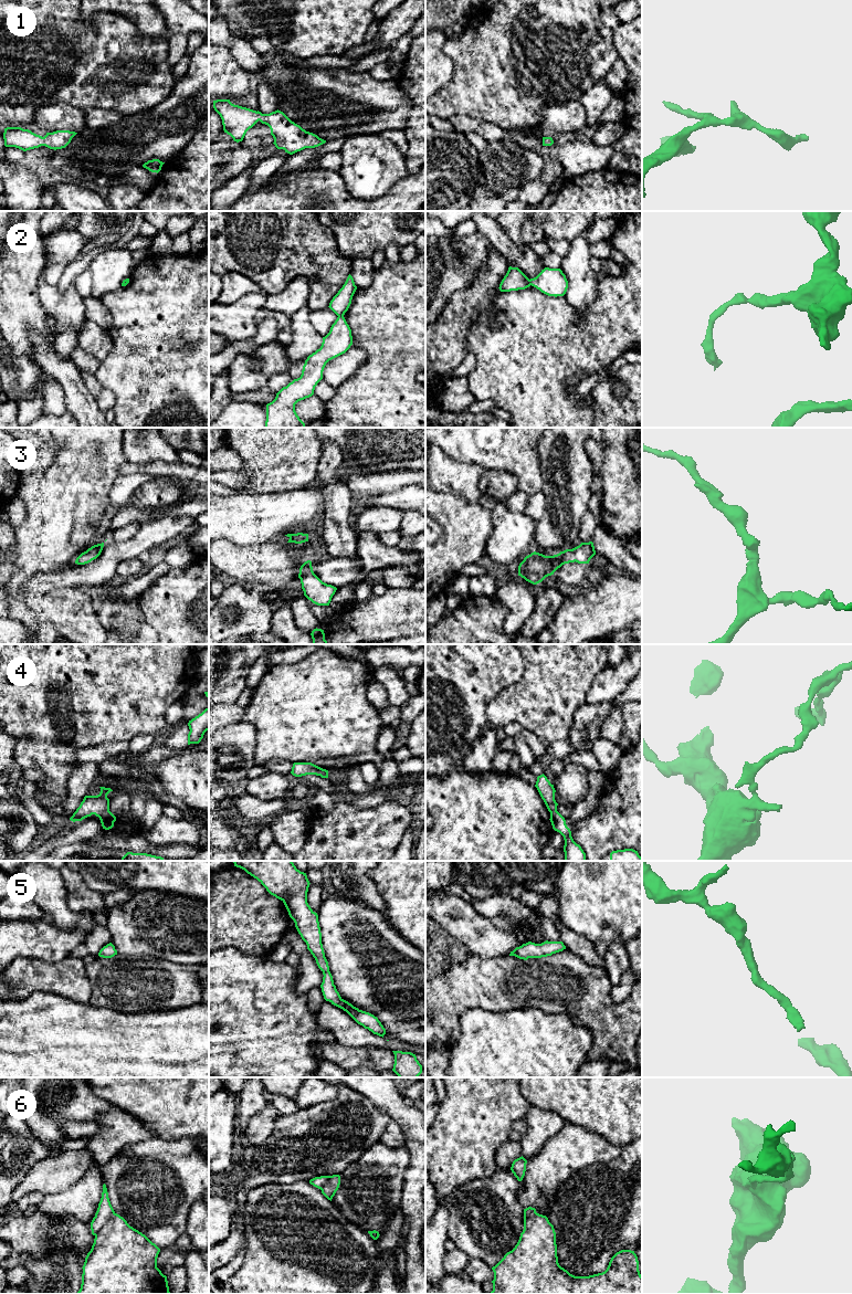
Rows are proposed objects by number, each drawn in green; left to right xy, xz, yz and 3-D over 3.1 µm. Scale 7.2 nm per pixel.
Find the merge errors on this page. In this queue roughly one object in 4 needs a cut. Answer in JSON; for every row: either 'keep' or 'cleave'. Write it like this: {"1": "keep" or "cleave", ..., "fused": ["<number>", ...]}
{"1": "keep", "2": "cleave", "3": "keep", "4": "cleave", "5": "keep", "6": "cleave", "fused": ["2", "4", "6"]}

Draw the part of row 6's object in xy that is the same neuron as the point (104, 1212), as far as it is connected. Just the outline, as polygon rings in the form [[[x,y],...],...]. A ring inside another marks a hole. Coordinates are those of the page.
[[[104,1183],[102,1198],[98,1203],[97,1211],[91,1222],[92,1234],[96,1235],[98,1231],[105,1225],[105,1223],[112,1218],[114,1213],[115,1211],[111,1204],[107,1188],[106,1188],[106,1185]]]

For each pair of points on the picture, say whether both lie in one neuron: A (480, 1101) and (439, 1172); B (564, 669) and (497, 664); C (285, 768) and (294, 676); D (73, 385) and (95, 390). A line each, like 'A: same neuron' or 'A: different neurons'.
A: same neuron
B: different neurons
C: different neurons
D: different neurons

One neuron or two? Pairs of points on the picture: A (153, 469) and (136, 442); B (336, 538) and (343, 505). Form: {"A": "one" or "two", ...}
{"A": "two", "B": "one"}

